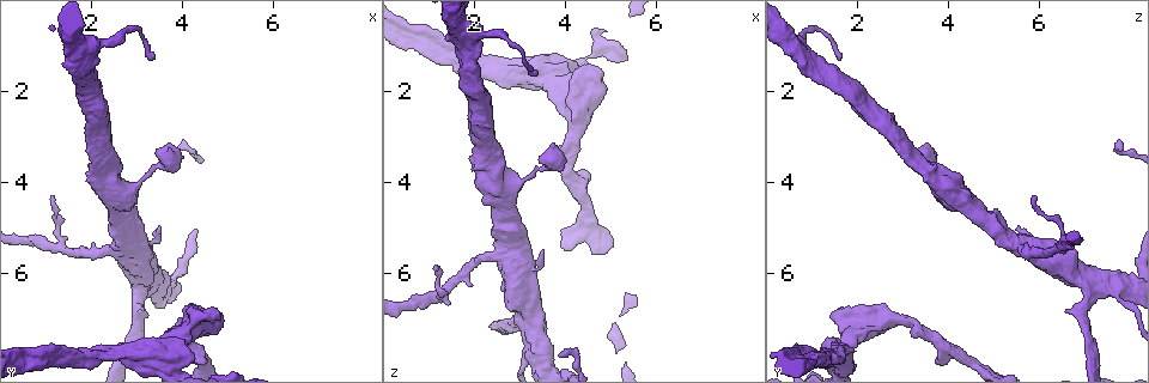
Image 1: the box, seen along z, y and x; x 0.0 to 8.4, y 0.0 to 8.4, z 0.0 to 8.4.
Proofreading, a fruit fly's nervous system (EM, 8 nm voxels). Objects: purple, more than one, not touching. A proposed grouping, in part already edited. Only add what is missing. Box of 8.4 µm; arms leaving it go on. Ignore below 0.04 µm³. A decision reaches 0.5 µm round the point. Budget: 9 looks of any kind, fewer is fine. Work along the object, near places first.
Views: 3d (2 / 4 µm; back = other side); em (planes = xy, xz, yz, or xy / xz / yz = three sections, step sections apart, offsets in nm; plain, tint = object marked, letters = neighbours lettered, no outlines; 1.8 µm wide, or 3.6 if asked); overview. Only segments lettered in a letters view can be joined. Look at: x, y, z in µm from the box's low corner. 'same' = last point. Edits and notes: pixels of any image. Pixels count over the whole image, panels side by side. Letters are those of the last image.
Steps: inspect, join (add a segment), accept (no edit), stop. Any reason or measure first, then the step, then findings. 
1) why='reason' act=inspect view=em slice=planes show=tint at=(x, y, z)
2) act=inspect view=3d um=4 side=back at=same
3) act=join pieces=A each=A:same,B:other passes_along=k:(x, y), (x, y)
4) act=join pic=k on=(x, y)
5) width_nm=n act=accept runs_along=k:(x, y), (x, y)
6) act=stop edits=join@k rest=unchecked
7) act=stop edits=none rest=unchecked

why='tapers out' act=inspect view=em slice=planes show=letters at=(1.15, 4.35, 5.80)

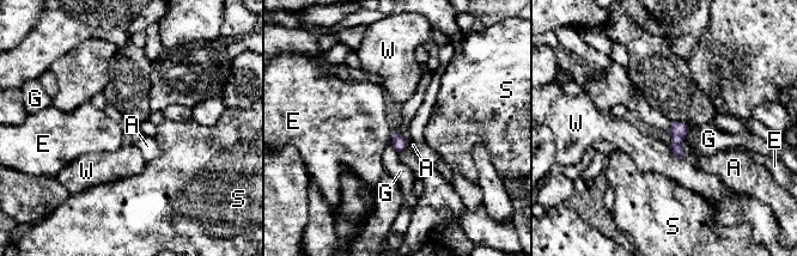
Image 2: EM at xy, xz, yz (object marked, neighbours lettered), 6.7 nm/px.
act=accept each=A:other,E:other,G:other,S:other,W:other border=2:(394, 135), (391, 139) found='none of them fits'

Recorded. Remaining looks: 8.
why='thick turns thin' act=inspect view=em slice=xy step=8 show=tint at=(3.05, 6.60, 7.90)

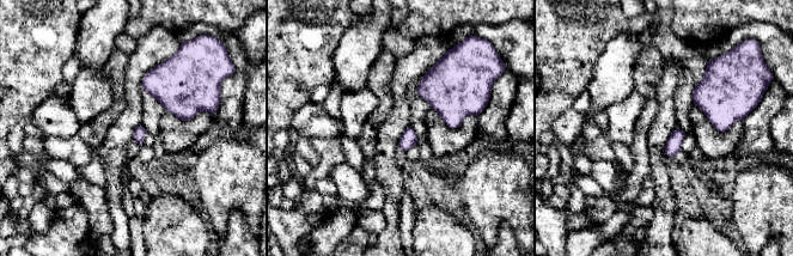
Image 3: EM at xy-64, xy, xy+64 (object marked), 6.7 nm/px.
why='another direction' act=inspect view=em slice=xz step=4 show=letters at=same

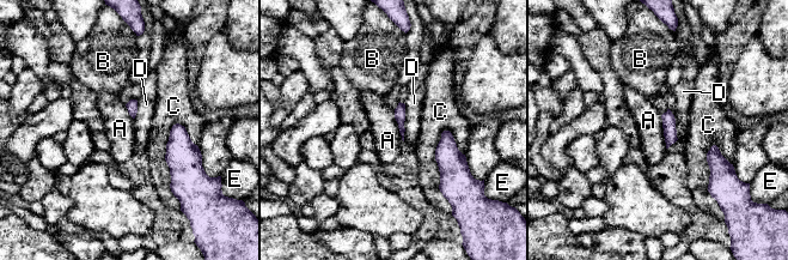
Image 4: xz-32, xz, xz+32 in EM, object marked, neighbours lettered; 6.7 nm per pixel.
act=accept each=A:other,B:other,C:other,D:other,E:other border=4:(660, 115), (666, 149) found='none of them fits'

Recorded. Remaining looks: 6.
why='free end' act=inspect view=em slice=yz step=8 show=letters at=(3.55, 5.05, 5.50)

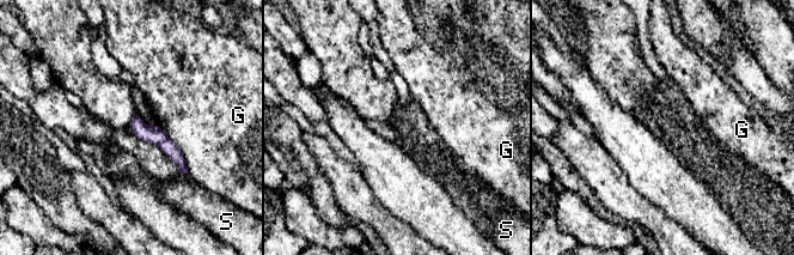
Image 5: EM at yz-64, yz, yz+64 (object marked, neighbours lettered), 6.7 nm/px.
act=accept each=G:other,S:other runs_along=5:(135, 119), (178, 158), (183, 170) found='none of them fits'

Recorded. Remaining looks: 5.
why='branch stops here' act=inspect view=em slice=planes show=letters at=(3.45, 3.30, 3.50)

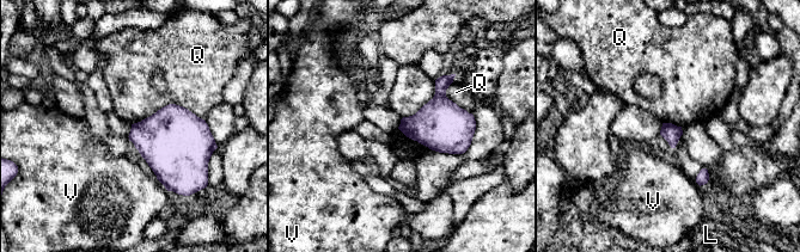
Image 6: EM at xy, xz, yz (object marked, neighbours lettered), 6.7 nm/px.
act=accept each=L:other,Q:other,V:other border=6:(203, 118), (166, 104), (132, 124) found='no lettered segment goes on from it'

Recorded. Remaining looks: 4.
act=stop edits=none rest=unchecked

